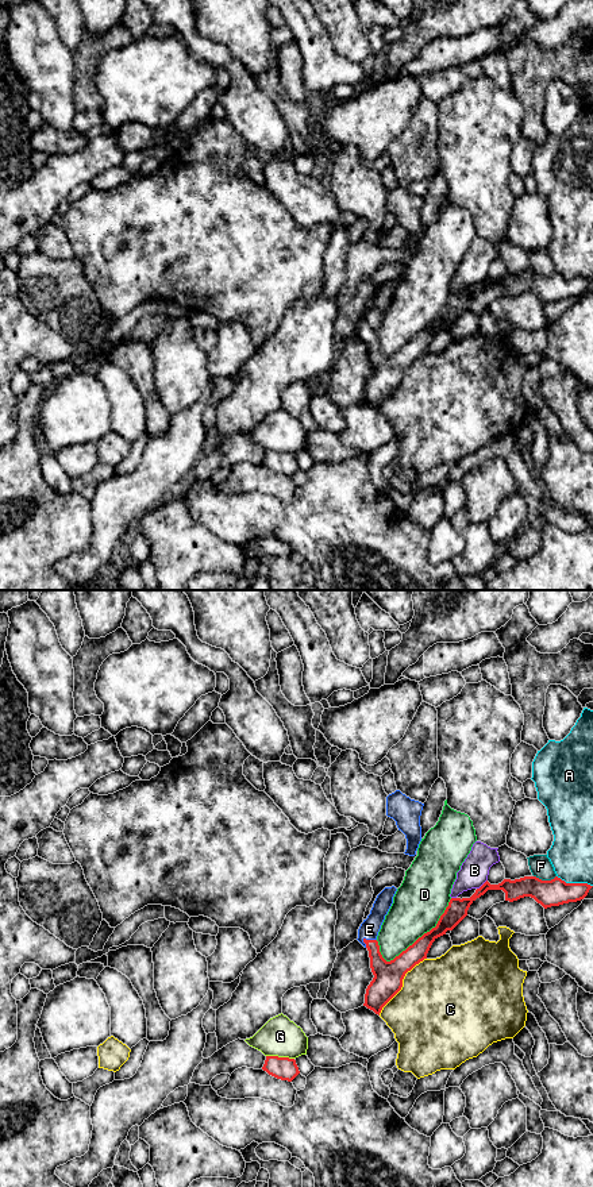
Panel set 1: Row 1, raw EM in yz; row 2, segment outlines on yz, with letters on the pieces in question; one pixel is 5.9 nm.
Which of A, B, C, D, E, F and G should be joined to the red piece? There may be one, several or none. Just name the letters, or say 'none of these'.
E

